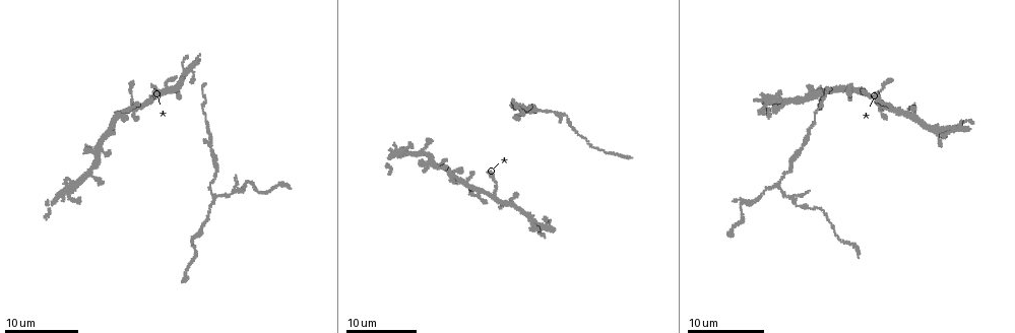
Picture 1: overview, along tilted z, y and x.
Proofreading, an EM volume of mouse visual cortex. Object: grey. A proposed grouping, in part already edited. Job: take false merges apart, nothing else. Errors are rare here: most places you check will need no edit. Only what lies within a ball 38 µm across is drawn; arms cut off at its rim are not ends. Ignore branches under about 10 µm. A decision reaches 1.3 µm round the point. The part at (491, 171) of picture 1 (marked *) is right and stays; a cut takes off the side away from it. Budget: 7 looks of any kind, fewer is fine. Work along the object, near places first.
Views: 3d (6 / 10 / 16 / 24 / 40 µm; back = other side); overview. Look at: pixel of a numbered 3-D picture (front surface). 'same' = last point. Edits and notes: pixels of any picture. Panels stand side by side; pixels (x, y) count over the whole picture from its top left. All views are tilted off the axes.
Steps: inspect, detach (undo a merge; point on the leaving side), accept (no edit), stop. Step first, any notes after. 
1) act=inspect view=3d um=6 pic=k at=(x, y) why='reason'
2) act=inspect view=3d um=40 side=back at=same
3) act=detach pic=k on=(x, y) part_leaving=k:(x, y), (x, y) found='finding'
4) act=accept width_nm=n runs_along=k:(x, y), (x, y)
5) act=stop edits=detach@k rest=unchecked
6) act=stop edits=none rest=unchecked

act=inspect view=3d um=10 pic=1 at=(792, 160) why='calibre changes'

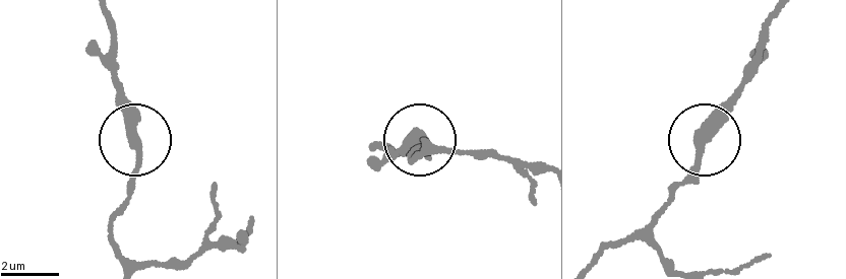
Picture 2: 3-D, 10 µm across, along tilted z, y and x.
act=accept width_nm=330 found='all the same neuron'

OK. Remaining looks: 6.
act=inspect view=3d um=16 pic=1 at=(894, 112) why='two arms in line, one across'

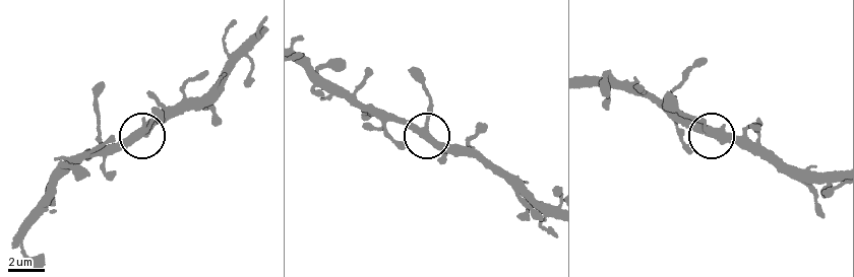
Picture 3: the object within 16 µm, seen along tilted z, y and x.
act=accept width_nm=350 found='one neuron here'

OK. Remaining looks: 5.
act=inspect view=3d um=10 pic=1 at=(797, 206) why='thin neck'

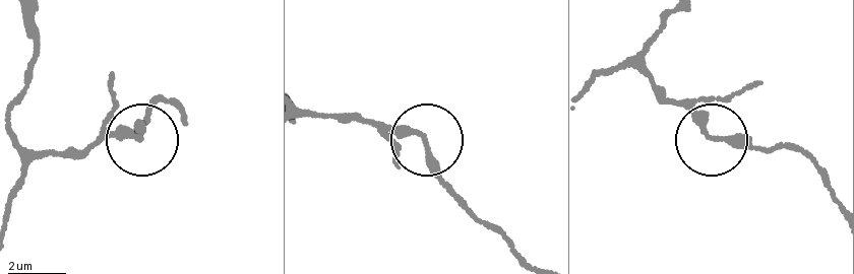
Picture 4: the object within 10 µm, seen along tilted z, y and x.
act=accept runs_along=4:(306, 117), (334, 115), (416, 131), (429, 168), (452, 193) found='one neuron here'

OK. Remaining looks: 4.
act=inspect view=3d um=6 pic=1 at=(777, 187) why='three-way junction'

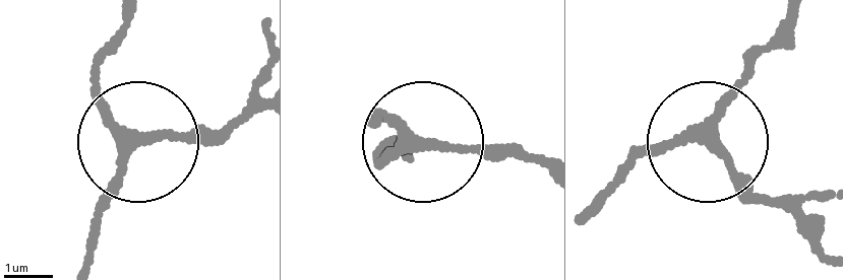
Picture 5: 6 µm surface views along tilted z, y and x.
act=inspect view=3d um=6 side=back pic=5 at=(130, 141) why='from behind'

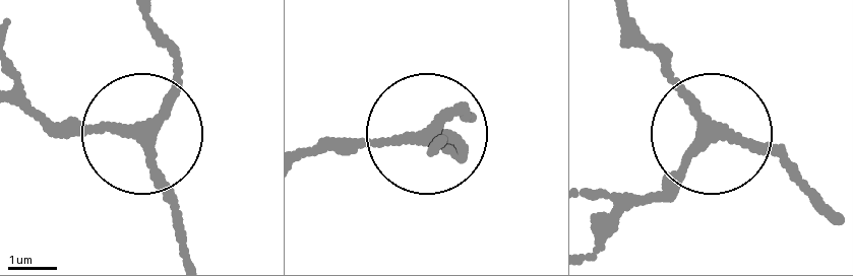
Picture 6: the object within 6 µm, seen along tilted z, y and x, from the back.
act=accept found='continuous, no second neuron'

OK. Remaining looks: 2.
act=stop edits=none rest=unchecked

